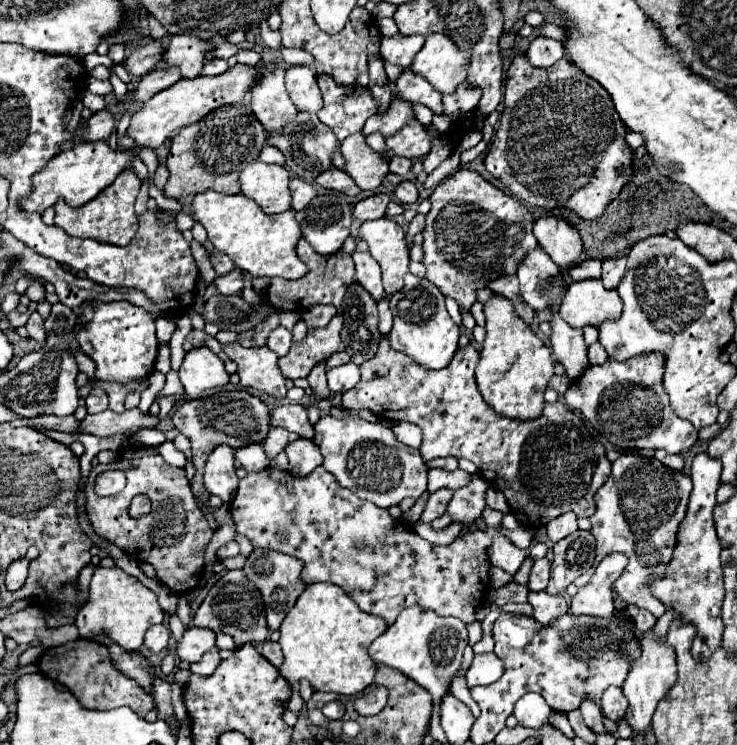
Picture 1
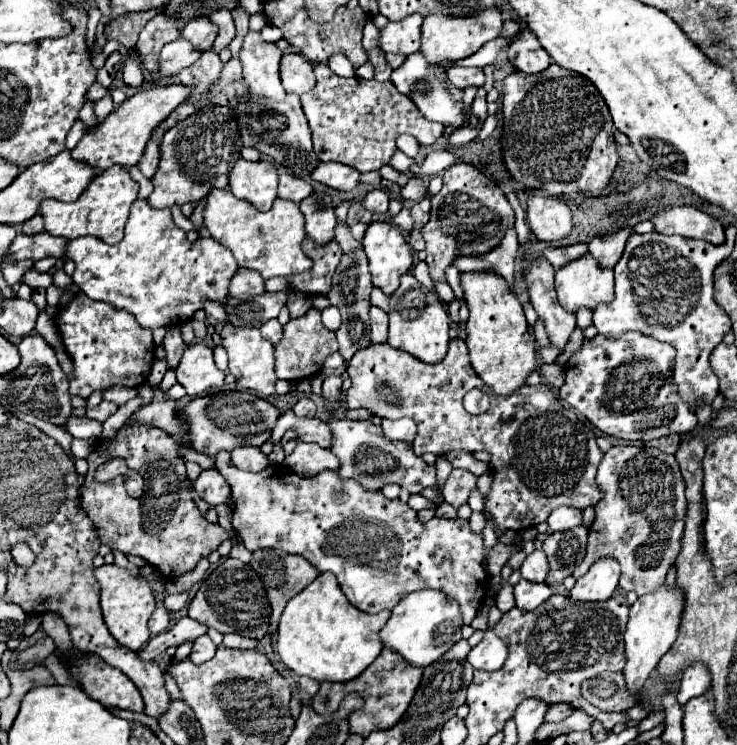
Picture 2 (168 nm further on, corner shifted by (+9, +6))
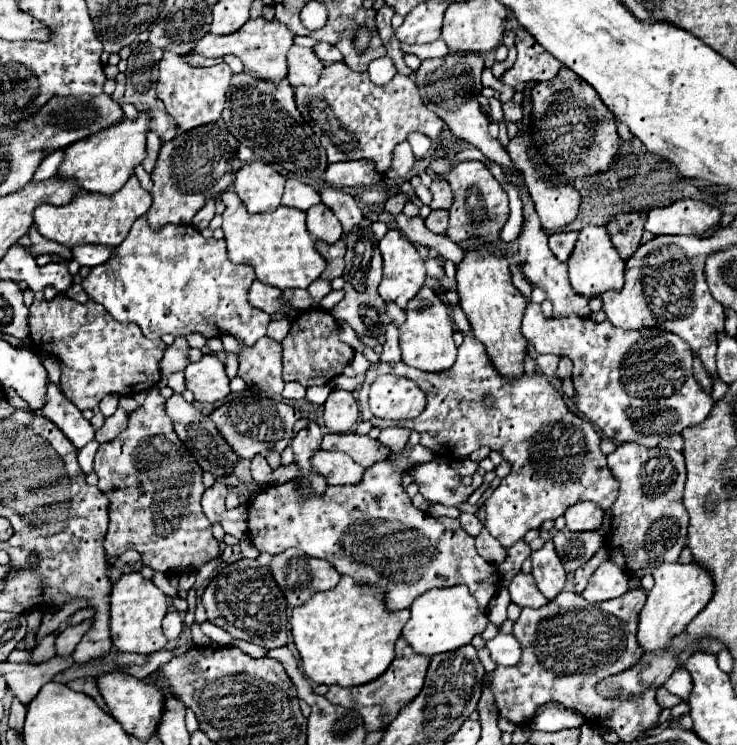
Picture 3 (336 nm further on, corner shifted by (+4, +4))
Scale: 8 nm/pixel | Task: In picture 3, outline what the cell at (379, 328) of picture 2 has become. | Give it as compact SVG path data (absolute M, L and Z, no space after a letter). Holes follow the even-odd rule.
M391 324L387 326L387 342L383 344L383 354L381 354L381 360L383 362L401 362L401 350L399 350L399 332L397 328Z

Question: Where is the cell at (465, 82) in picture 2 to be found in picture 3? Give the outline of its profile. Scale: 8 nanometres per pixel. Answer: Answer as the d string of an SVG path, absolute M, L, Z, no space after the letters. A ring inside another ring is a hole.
M517 30L515 46L517 46L517 60L513 68L499 79L503 84L517 86L521 82L551 80L563 66L541 44L537 44L527 30Z

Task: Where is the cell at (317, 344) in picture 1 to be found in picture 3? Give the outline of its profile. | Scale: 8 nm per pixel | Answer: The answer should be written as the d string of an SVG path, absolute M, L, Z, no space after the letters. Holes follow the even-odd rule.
M312 308L299 312L291 320L291 330L285 336L283 344L283 380L299 382L305 388L325 386L335 376L343 372L347 364L351 364L355 350L339 340L339 324L337 320L322 309Z

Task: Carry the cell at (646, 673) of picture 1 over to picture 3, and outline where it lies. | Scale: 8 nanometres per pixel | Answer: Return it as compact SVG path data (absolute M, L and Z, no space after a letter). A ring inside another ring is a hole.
M675 562L675 564L661 564L653 572L655 586L647 594L647 602L639 616L639 644L643 652L655 652L659 648L667 648L671 640L681 634L687 624L707 606L707 600L711 600L715 592L715 582L711 580L711 574L699 566L697 562Z

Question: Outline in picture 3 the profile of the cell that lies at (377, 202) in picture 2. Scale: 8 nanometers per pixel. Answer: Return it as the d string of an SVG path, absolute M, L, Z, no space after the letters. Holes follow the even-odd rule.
M395 194L395 196L391 196L387 202L385 202L385 212L389 212L389 214L399 214L401 210L403 210L403 206L405 206L405 202L407 202L409 198L405 196L405 194Z

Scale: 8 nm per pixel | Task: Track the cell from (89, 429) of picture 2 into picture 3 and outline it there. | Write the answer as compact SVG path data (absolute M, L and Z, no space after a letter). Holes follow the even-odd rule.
M119 408L119 410L117 410L113 416L109 416L109 418L105 420L105 424L97 430L95 440L97 440L99 444L113 440L123 428L127 428L127 420L129 420L129 412L123 410L123 408Z

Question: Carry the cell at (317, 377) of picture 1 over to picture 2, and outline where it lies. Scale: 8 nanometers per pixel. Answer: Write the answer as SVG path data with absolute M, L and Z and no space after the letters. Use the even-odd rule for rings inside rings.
M306 396L306 398L300 398L298 404L294 406L294 412L298 416L314 416L316 414L316 404Z

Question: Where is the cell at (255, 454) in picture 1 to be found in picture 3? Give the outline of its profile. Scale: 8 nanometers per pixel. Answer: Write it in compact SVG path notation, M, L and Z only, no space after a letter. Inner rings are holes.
M255 456L253 460L251 460L251 476L253 476L253 480L255 482L259 482L259 484L269 484L271 482L271 468L269 468L269 464L267 464L267 460L263 458L263 456Z

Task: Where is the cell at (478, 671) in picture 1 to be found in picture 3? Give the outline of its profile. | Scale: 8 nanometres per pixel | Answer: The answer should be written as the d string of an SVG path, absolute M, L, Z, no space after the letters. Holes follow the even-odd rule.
M499 632L493 640L487 642L487 648L491 652L491 658L499 666L513 666L521 660L521 644L515 640L513 634Z

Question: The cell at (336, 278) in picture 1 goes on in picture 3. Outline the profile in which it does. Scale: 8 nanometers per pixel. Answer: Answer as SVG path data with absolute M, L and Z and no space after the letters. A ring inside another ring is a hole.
M317 240L317 250L327 260L327 268L321 274L327 280L339 278L343 274L343 256L345 256L345 242L339 240L335 244L327 244L323 240Z

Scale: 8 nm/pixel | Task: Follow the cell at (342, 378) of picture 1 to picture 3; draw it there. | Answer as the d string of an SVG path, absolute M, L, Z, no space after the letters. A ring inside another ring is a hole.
M333 390L325 402L325 426L335 434L345 434L353 430L359 422L359 404L355 396L347 390Z

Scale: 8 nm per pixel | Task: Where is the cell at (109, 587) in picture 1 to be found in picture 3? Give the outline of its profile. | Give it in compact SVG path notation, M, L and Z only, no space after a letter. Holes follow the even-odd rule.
M141 572L123 574L111 592L111 640L119 652L149 656L169 642L161 630L161 620L169 612L167 596L151 582L143 580Z

